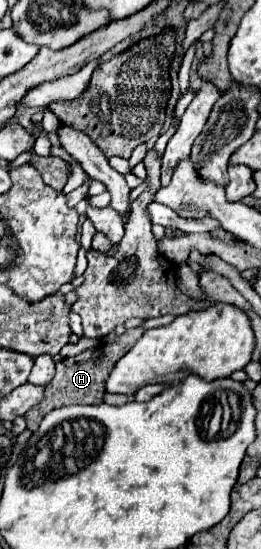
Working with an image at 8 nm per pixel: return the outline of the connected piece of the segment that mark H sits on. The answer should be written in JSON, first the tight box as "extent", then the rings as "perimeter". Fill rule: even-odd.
{"extent":[24,328,144,432],"perimeter":[[[132,328],[122,332],[114,344],[100,344],[94,350],[86,350],[74,358],[66,358],[66,360],[58,360],[56,362],[56,376],[52,378],[50,384],[46,384],[46,394],[44,400],[30,408],[24,416],[28,422],[28,430],[36,432],[36,428],[40,426],[40,420],[56,408],[68,406],[68,404],[100,404],[104,398],[104,380],[110,376],[112,368],[116,366],[116,362],[136,344],[136,340],[144,334],[142,328]]]}

